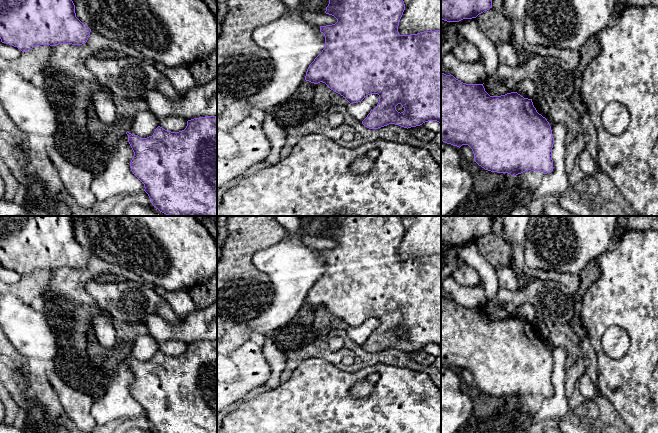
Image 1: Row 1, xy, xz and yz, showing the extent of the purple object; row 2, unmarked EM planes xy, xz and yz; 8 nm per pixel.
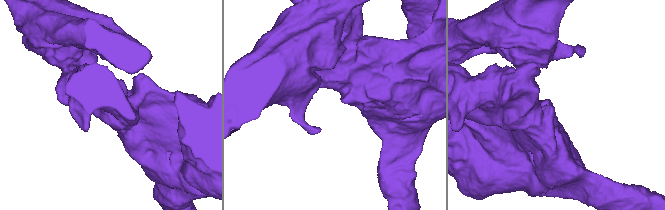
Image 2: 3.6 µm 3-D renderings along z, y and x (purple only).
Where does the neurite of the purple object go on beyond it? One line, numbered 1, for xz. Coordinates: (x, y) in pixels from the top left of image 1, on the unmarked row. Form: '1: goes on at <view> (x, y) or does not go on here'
1: does not go on here

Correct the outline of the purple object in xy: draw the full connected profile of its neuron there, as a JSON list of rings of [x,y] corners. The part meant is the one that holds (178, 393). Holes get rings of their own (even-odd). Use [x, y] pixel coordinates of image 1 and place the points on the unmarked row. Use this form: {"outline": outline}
{"outline": [[[217,340],[188,344],[186,352],[179,356],[158,350],[147,362],[128,355],[126,358],[134,376],[131,395],[144,408],[144,415],[156,433],[217,433]]]}

